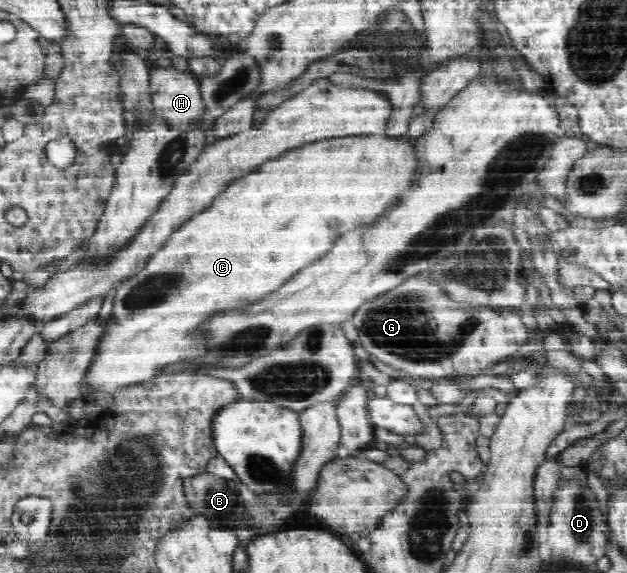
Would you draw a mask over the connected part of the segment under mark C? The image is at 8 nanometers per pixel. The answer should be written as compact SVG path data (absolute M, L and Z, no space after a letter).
M379 135L321 140L284 152L277 158L263 163L247 176L235 179L219 196L212 200L212 203L207 208L195 213L189 220L185 220L183 224L180 224L179 228L175 228L169 234L167 240L148 257L140 272L128 277L117 286L109 320L103 326L103 330L99 334L99 340L95 342L95 352L92 353L91 362L87 364L87 370L83 374L83 396L91 402L95 402L96 396L99 396L99 394L103 394L103 396L107 394L107 396L118 398L119 395L123 395L127 388L135 388L135 386L163 374L163 368L169 366L169 364L205 356L209 352L209 342L213 339L207 338L207 336L213 334L213 332L210 332L210 324L215 318L218 318L221 314L226 314L227 311L247 310L249 307L254 306L255 303L265 299L267 295L275 292L282 284L285 284L297 272L300 272L302 268L309 266L318 257L329 252L340 236L353 228L357 228L359 224L367 224L368 221L375 220L375 216L379 212L383 212L383 208L387 208L387 204L391 204L391 200L400 192L400 189L404 188L404 185L411 180L411 170L415 168L411 156L412 144L413 140L390 140Z

